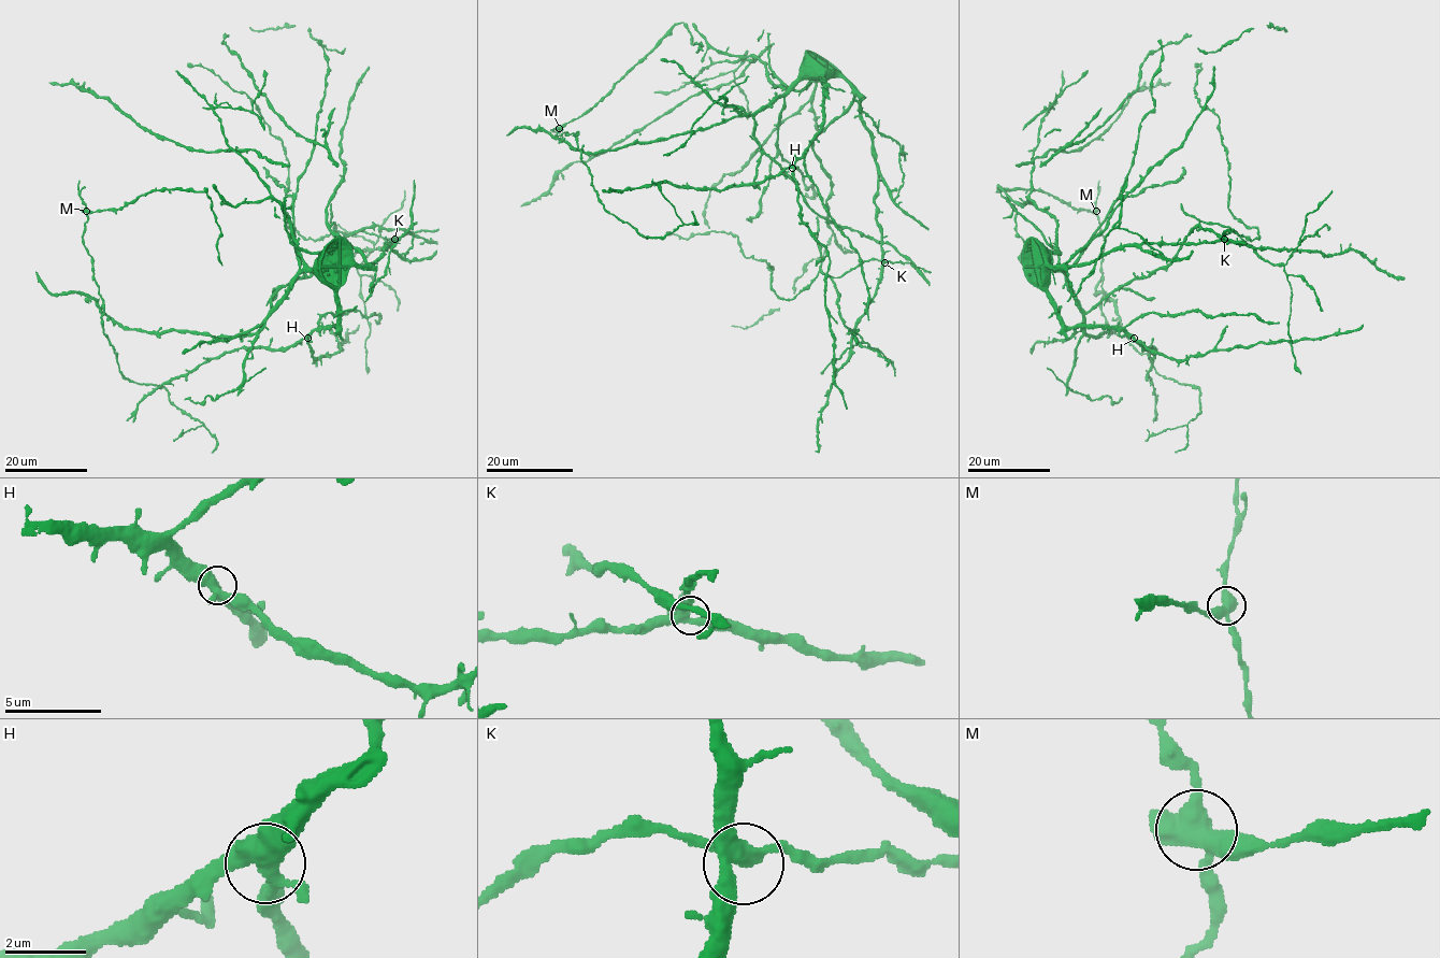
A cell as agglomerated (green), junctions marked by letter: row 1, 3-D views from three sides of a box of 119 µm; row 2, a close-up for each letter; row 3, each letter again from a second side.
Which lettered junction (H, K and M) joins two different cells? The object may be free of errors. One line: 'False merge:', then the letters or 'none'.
False merge: none

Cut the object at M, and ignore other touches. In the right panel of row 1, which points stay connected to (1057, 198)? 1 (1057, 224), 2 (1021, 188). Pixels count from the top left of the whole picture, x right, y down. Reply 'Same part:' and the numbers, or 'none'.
Same part: 2

